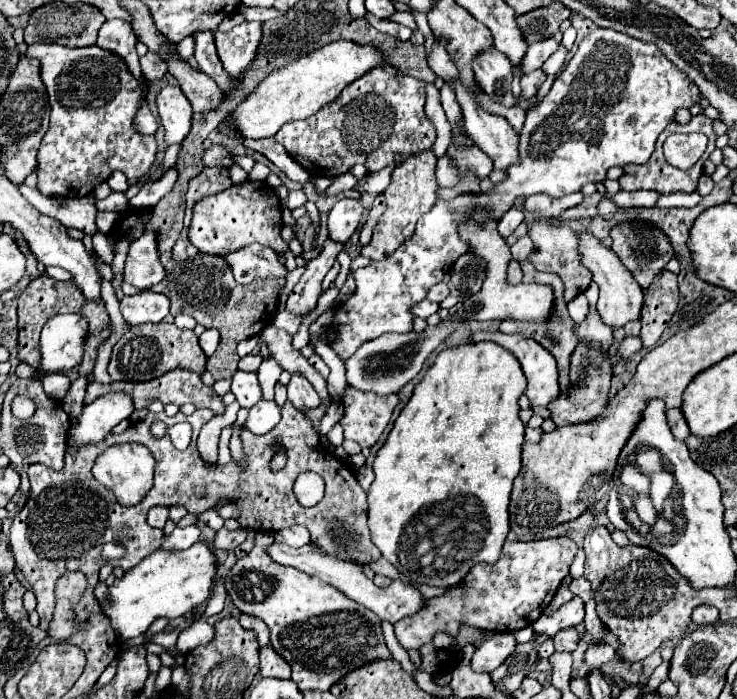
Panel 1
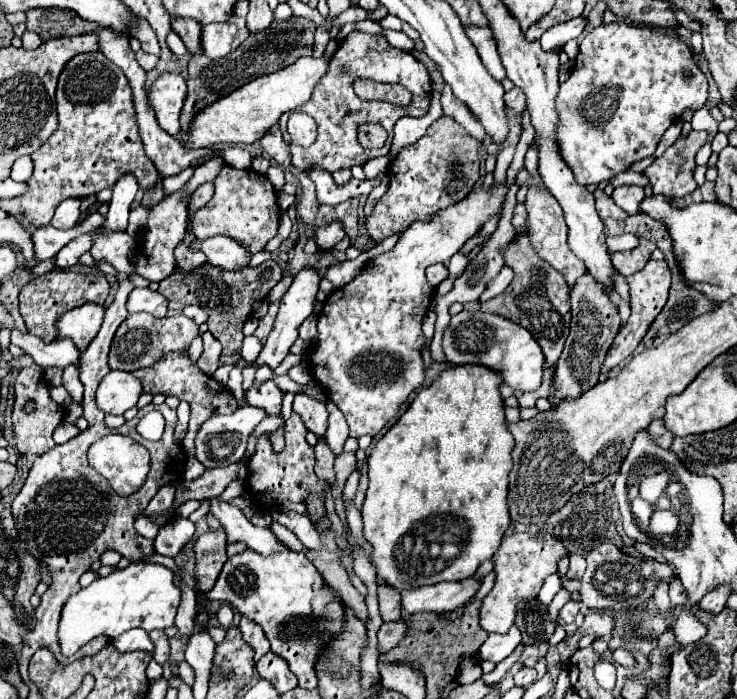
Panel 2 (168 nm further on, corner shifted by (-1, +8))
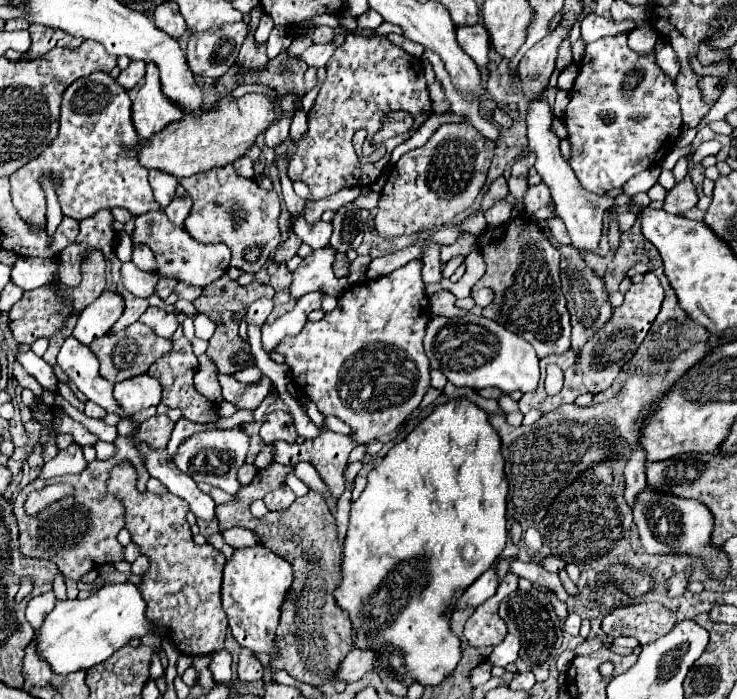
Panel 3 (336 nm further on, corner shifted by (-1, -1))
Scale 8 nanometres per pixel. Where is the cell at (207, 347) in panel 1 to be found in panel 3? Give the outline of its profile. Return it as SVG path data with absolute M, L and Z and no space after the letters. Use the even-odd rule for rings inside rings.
M205 354L199 356L199 370L195 374L193 380L197 392L201 392L201 396L205 396L207 400L213 400L213 404L219 404L221 398L221 386L217 380L217 368L213 364L213 360L209 360Z

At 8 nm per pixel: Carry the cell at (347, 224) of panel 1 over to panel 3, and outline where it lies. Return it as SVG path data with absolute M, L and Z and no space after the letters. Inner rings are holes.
M331 246L323 250L315 250L311 256L303 258L299 268L293 272L293 282L289 288L289 294L299 300L301 296L317 290L325 290L325 294L331 294L335 298L341 296L341 292L349 290L349 282L345 278L335 278L331 266L333 266L335 250Z

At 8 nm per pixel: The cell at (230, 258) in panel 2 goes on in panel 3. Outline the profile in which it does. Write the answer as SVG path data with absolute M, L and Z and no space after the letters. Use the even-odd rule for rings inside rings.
M151 210L147 214L135 216L135 228L131 232L131 240L133 240L133 246L141 244L141 246L151 248L151 252L155 254L157 266L159 266L157 268L159 276L169 276L189 286L205 288L207 284L211 284L213 280L221 278L227 272L229 260L231 260L231 252L225 244L201 244L193 240L187 234L187 230L177 228L177 224L173 224L165 216L163 210Z

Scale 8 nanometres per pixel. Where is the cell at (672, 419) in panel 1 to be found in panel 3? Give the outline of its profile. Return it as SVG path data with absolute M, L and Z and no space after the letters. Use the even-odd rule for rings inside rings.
M639 448L631 454L627 466L625 466L625 502L629 508L633 508L637 494L645 488L645 452Z

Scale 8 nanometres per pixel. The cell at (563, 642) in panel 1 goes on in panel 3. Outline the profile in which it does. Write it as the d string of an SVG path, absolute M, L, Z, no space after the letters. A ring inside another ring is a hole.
M643 602L613 610L611 614L605 616L601 630L613 638L633 636L641 644L647 644L671 632L675 624L677 624L675 612L671 612L659 602Z

